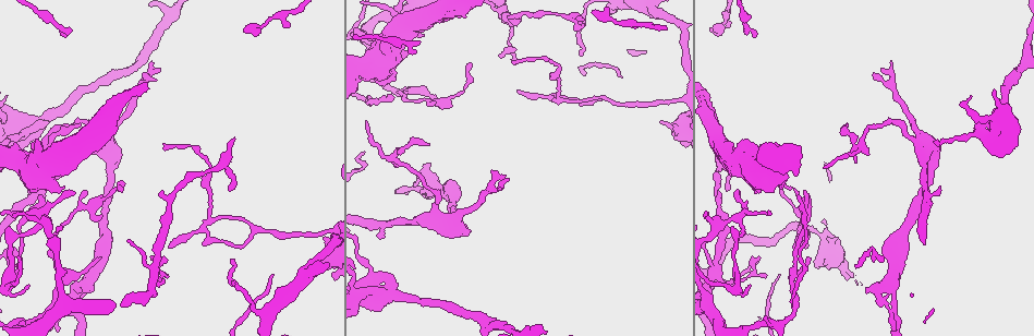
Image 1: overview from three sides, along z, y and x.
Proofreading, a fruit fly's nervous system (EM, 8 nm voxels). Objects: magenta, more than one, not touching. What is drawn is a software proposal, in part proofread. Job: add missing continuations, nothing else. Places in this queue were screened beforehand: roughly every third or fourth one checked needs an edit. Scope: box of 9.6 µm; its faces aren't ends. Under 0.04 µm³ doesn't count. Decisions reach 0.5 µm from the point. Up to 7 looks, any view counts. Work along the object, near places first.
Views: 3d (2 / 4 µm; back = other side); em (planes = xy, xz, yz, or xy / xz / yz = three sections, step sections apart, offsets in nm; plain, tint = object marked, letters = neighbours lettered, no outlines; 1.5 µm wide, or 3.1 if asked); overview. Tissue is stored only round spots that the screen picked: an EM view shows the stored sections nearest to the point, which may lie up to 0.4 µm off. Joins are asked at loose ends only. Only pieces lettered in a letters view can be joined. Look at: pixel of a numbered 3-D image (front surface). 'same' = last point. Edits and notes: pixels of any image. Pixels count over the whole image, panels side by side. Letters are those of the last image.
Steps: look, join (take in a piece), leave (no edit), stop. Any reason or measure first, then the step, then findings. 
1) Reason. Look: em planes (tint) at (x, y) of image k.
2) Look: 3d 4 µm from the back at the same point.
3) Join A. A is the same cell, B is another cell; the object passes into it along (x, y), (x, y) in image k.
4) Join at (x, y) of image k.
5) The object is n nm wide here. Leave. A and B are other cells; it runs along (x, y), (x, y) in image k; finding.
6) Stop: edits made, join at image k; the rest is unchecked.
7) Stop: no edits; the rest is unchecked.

Stops while still wide. Look: 3d 2 µm at (34, 143) of image 1.

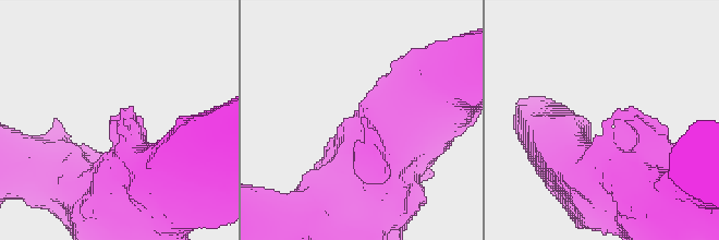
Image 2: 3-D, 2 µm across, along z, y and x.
Now the EM. Look: em planes (letters) at (369, 128) of image 2.

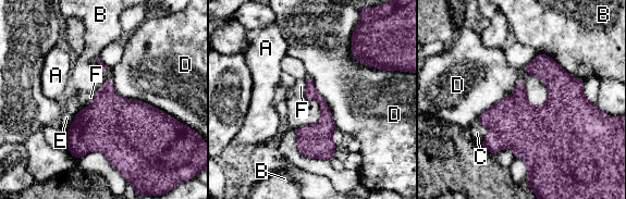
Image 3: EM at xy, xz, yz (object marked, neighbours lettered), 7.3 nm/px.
Leave. A, B, C, D, E and F are other cells; a border runs along (110, 79), (121, 97), (163, 112) in image 3; no lettered piece goes on from it.

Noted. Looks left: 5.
An open end. Look: 3d 4 µm at (855, 162) of image 1.

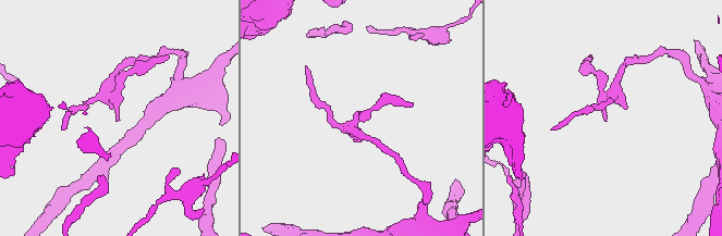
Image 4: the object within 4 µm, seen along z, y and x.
Look: em xz step 4 (letters) at (116, 121) of image 4.

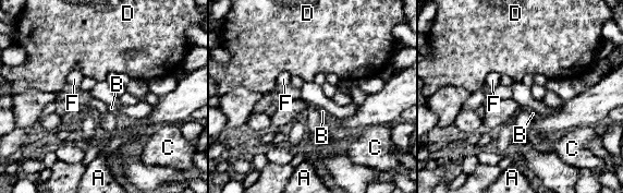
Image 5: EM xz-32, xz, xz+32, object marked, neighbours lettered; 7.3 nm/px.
Cut it another way. Look: em planes (letters) at the same point.

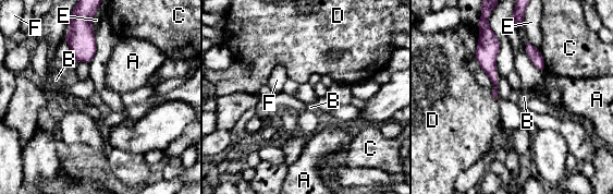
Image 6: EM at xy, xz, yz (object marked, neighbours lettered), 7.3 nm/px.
Leave. A, B, C, D, E and F are other cells; none of them fits.

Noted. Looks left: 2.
Free end. Look: 3d 2 µm at (228, 189) of image 1.

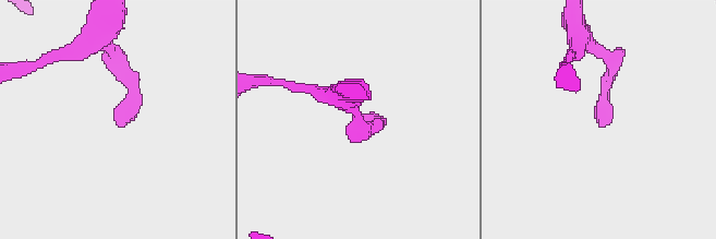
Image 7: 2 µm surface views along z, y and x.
Shape alone is not enough. Look: em planes (letters) at (116, 124) of image 7.

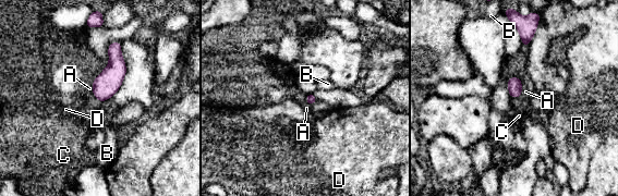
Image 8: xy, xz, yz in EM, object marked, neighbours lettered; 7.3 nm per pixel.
Leave. A, B, C and D are other cells; none of them fits.

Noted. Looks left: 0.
Stop: no edits; the rest is unchecked.

